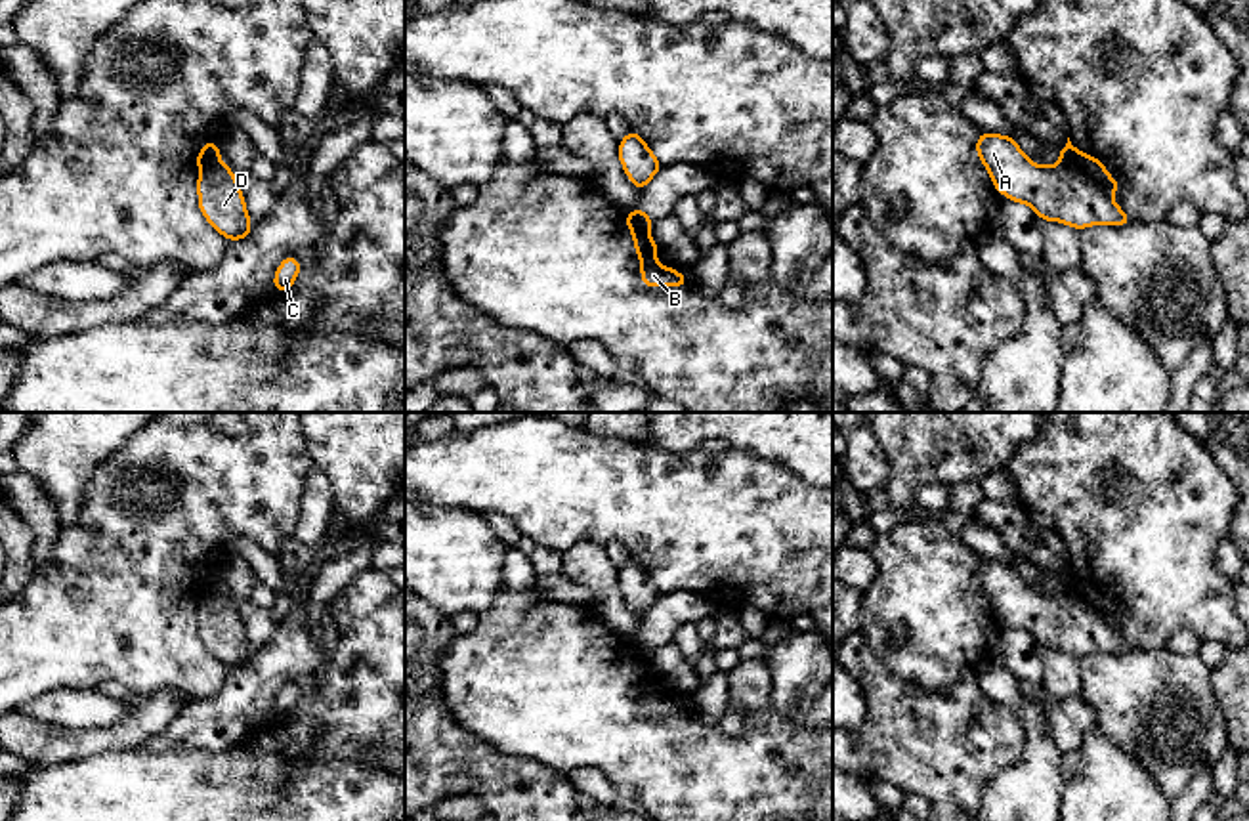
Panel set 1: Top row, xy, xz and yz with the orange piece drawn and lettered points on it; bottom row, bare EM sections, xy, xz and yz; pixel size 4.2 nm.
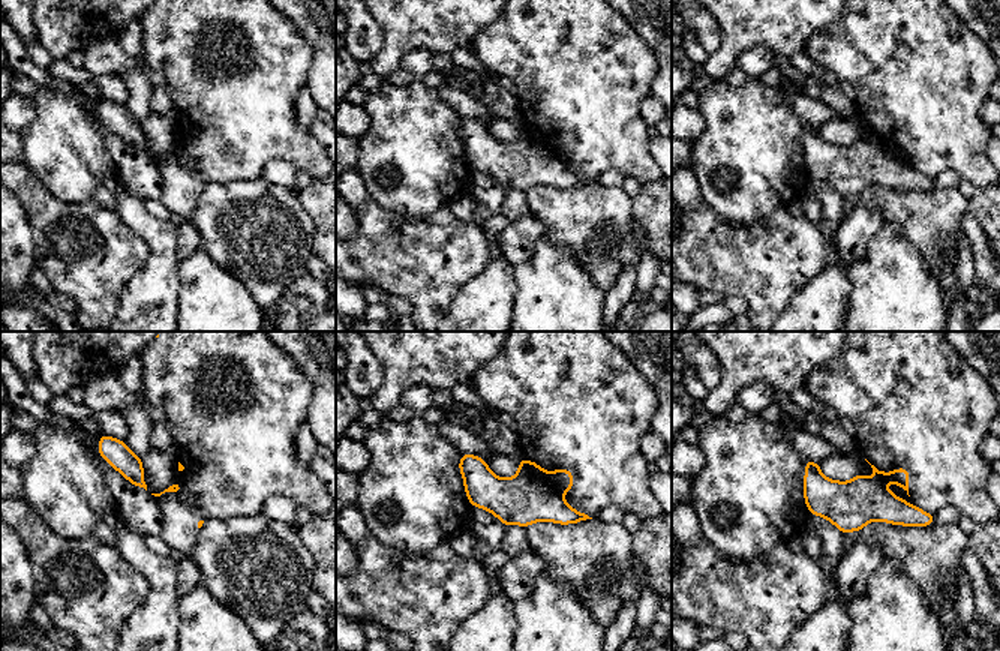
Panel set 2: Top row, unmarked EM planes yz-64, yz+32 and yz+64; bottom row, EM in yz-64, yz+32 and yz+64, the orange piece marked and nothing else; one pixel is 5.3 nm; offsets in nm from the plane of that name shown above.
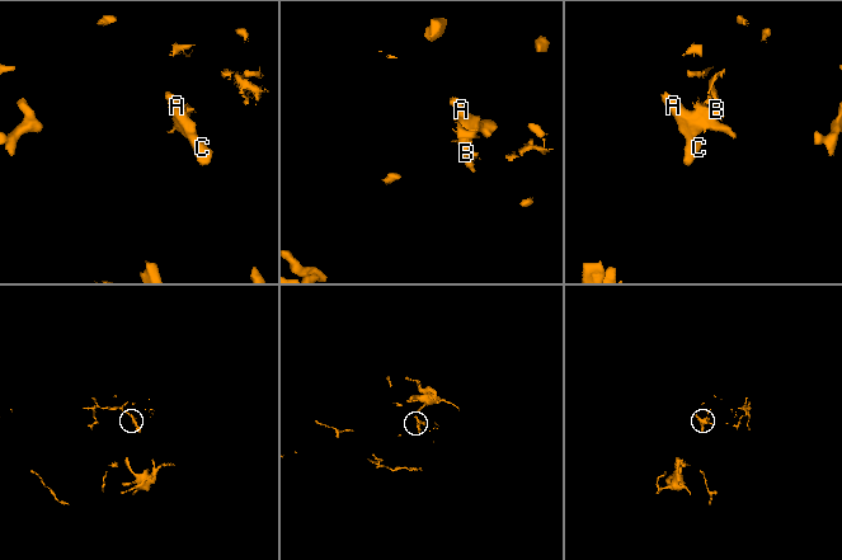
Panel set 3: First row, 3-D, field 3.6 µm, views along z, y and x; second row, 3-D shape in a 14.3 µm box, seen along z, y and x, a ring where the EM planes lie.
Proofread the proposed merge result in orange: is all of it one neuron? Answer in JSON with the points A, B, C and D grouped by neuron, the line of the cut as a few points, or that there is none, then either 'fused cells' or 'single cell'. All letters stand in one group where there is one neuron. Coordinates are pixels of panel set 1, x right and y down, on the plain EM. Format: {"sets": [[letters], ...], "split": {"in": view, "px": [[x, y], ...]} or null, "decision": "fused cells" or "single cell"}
{"sets": [["A", "C", "D"], ["B"]], "split": {"in": "yz", "px": [[1060, 587], [1083, 598], [1106, 621]]}, "decision": "fused cells"}

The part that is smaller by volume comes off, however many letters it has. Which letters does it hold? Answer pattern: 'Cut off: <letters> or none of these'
Cut off: B

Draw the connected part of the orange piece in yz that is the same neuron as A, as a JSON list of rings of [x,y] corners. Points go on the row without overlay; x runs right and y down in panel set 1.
[[[982,559],[976,580],[993,615],[1006,626],[1031,634],[1043,649],[1062,649],[1079,659],[1098,651],[1133,651],[1087,600],[1062,588],[1039,594],[1022,580],[1014,565]]]

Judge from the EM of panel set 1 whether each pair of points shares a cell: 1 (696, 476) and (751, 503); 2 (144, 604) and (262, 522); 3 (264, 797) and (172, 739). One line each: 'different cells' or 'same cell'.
1: same cell
2: same cell
3: different cells

